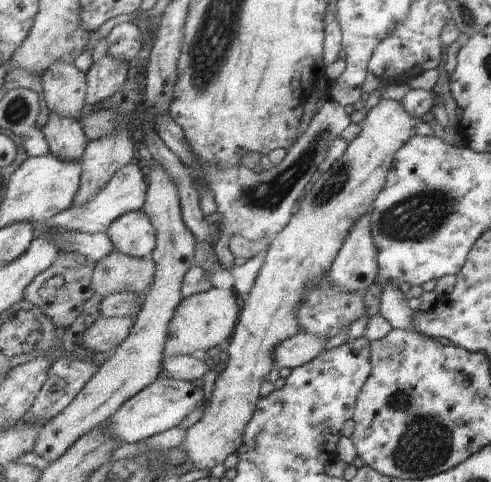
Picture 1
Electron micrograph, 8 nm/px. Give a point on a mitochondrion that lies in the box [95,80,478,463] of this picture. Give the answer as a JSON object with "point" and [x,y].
{"point":[419,217]}

